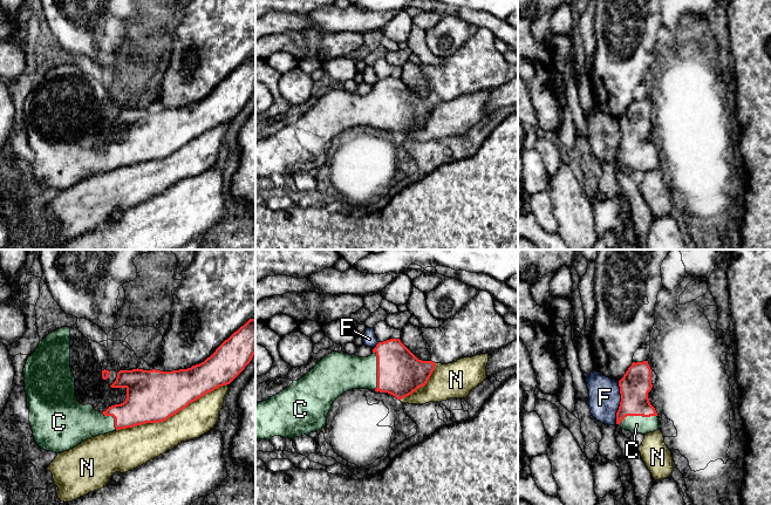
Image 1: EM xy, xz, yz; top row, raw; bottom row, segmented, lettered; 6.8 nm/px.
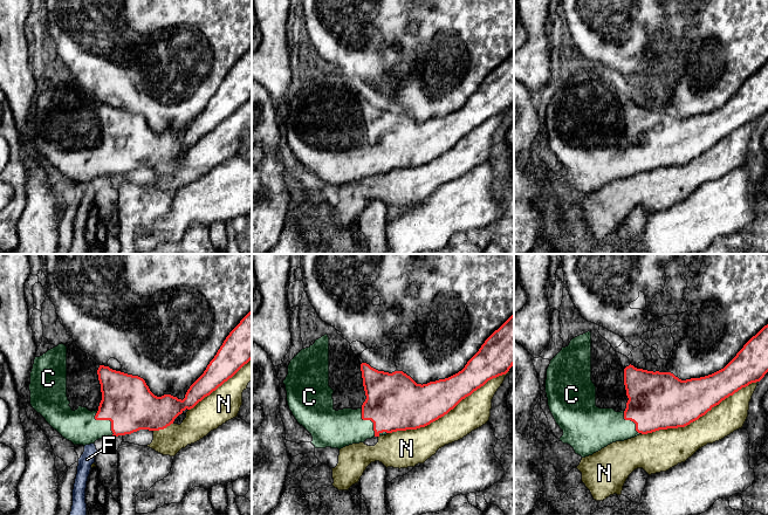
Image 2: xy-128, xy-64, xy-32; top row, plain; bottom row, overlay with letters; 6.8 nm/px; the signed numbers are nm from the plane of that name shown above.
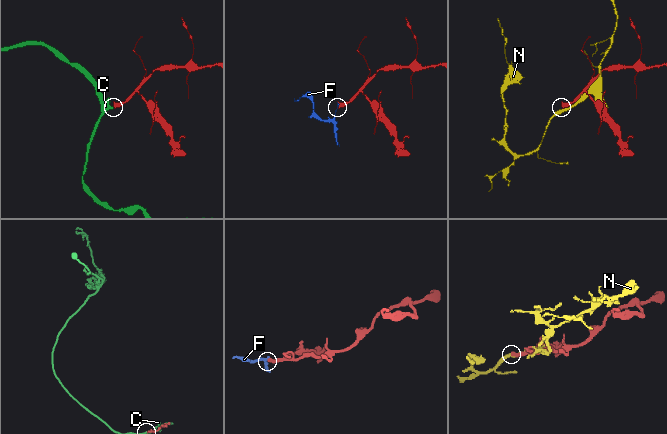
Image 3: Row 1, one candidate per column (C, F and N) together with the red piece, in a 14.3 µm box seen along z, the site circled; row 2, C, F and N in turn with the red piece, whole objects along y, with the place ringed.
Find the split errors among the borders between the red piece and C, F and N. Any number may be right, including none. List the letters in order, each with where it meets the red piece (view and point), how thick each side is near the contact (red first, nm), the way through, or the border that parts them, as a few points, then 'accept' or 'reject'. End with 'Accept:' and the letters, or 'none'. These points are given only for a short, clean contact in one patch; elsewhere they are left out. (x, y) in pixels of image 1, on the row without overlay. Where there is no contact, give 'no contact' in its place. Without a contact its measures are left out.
C: yz (636, 152) | 200/130 nm | across yz (635, 122), (636, 152), (636, 162) | accept
F: yz (620, 140) | 200/220 nm | along yz (619, 118), (620, 143), (615, 161) | reject
N: xy (171, 152) | 360/240 nm | reject
Accept: C

